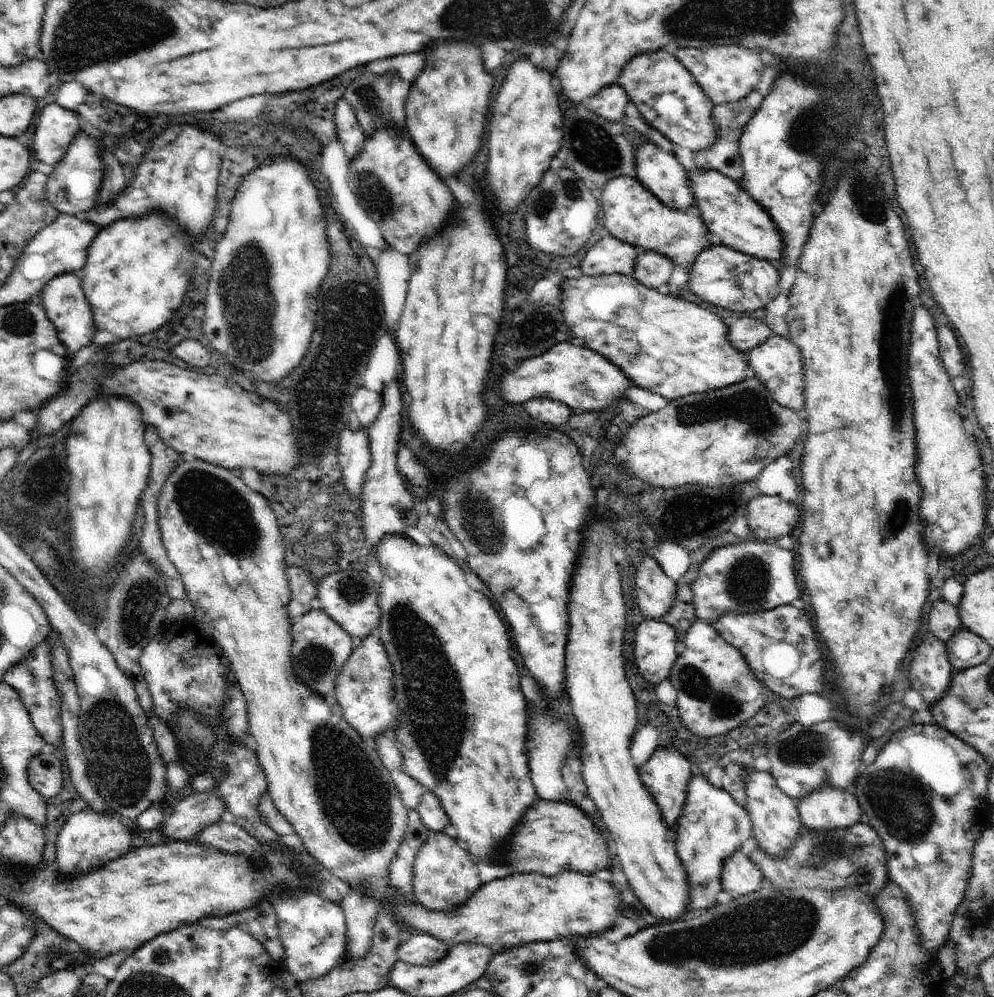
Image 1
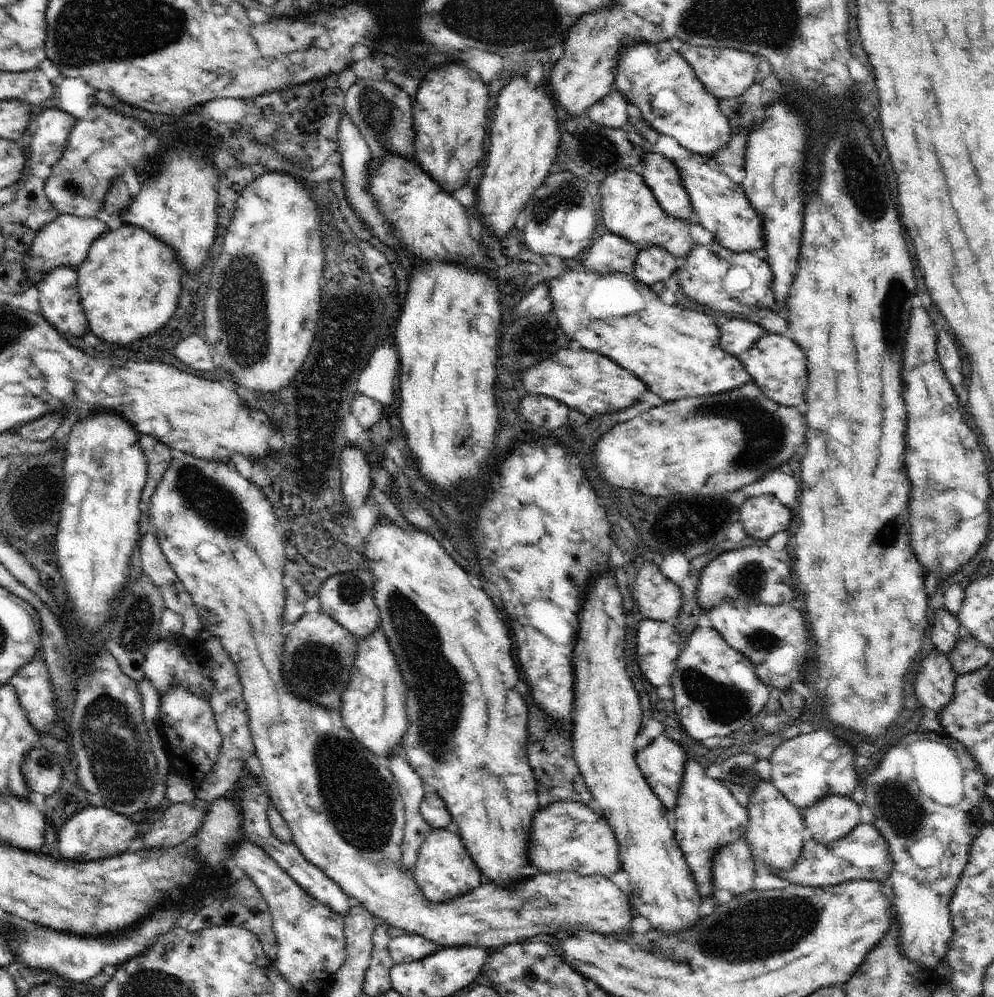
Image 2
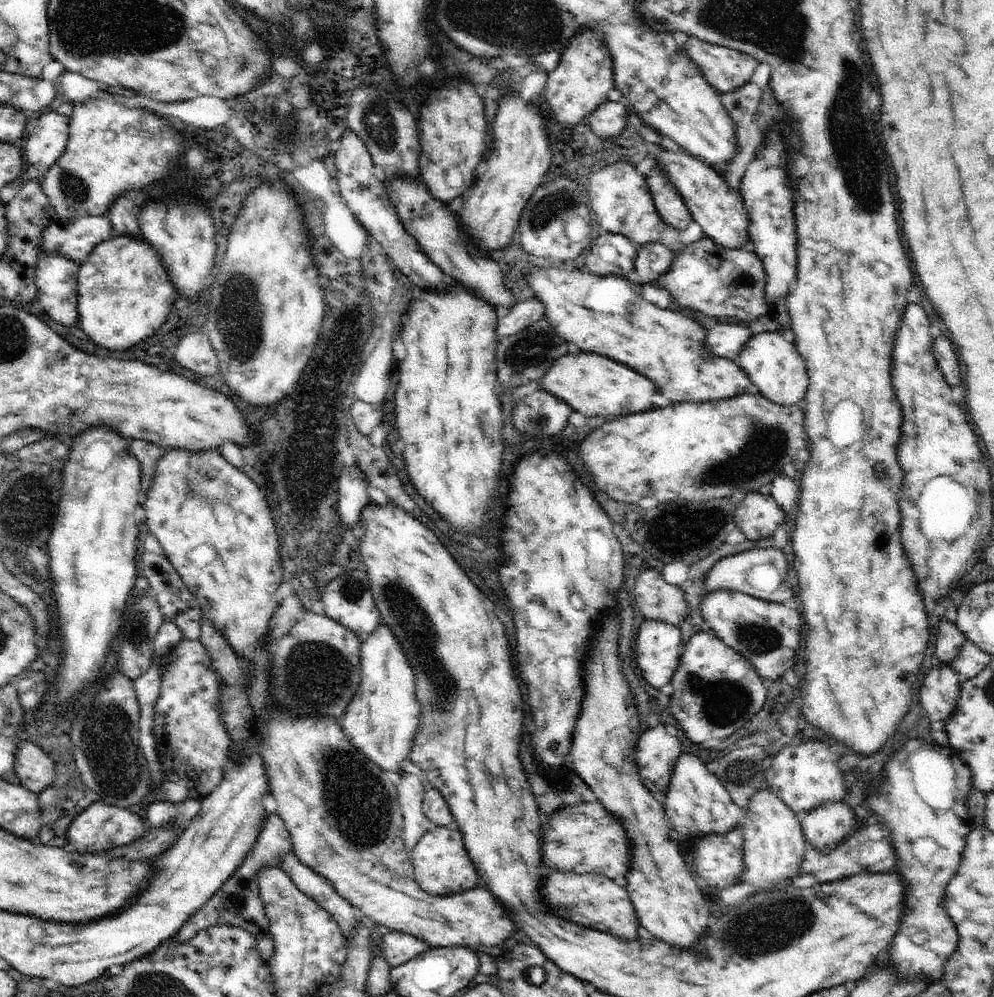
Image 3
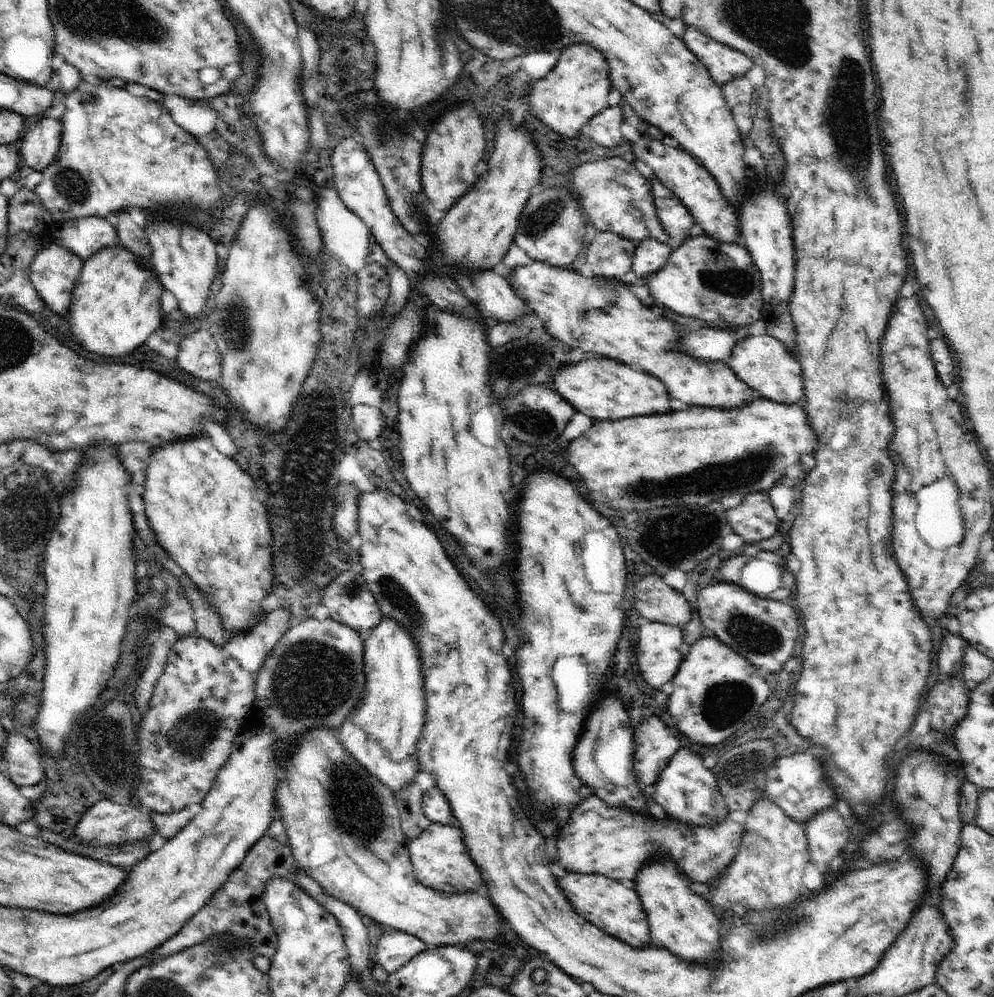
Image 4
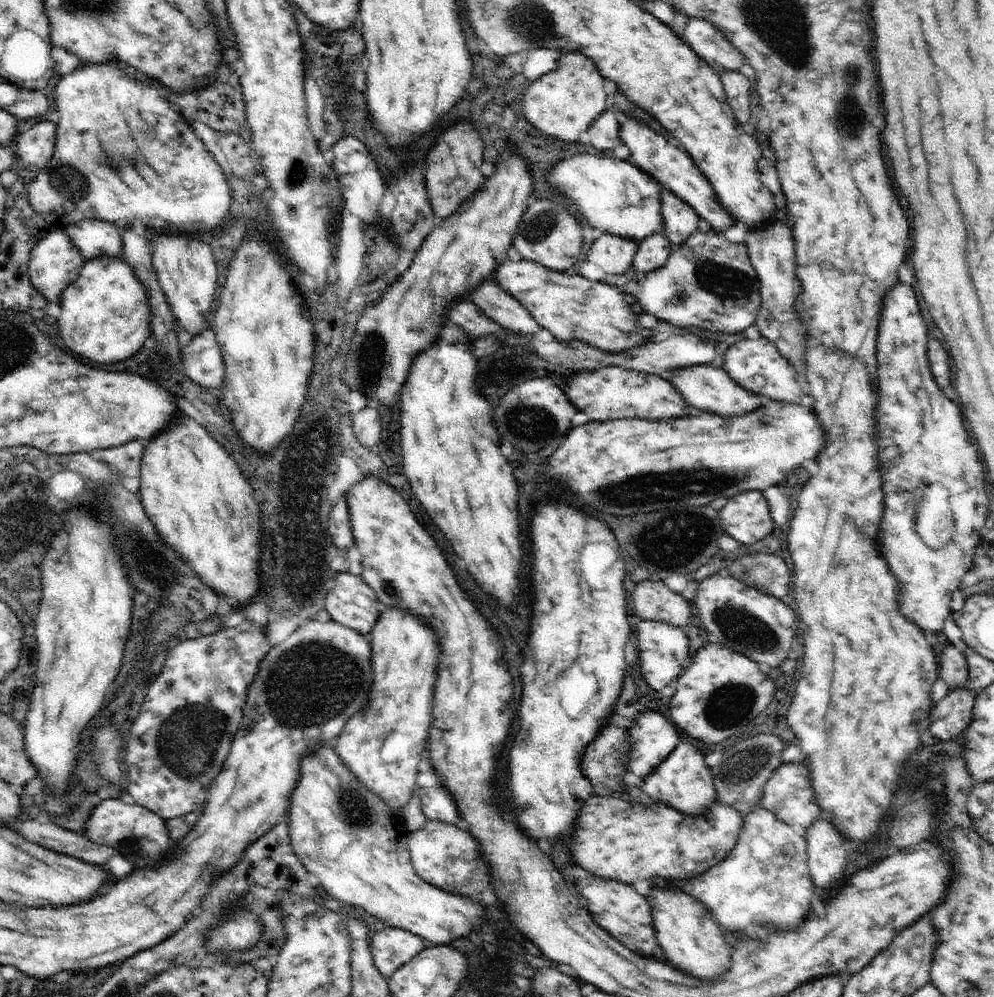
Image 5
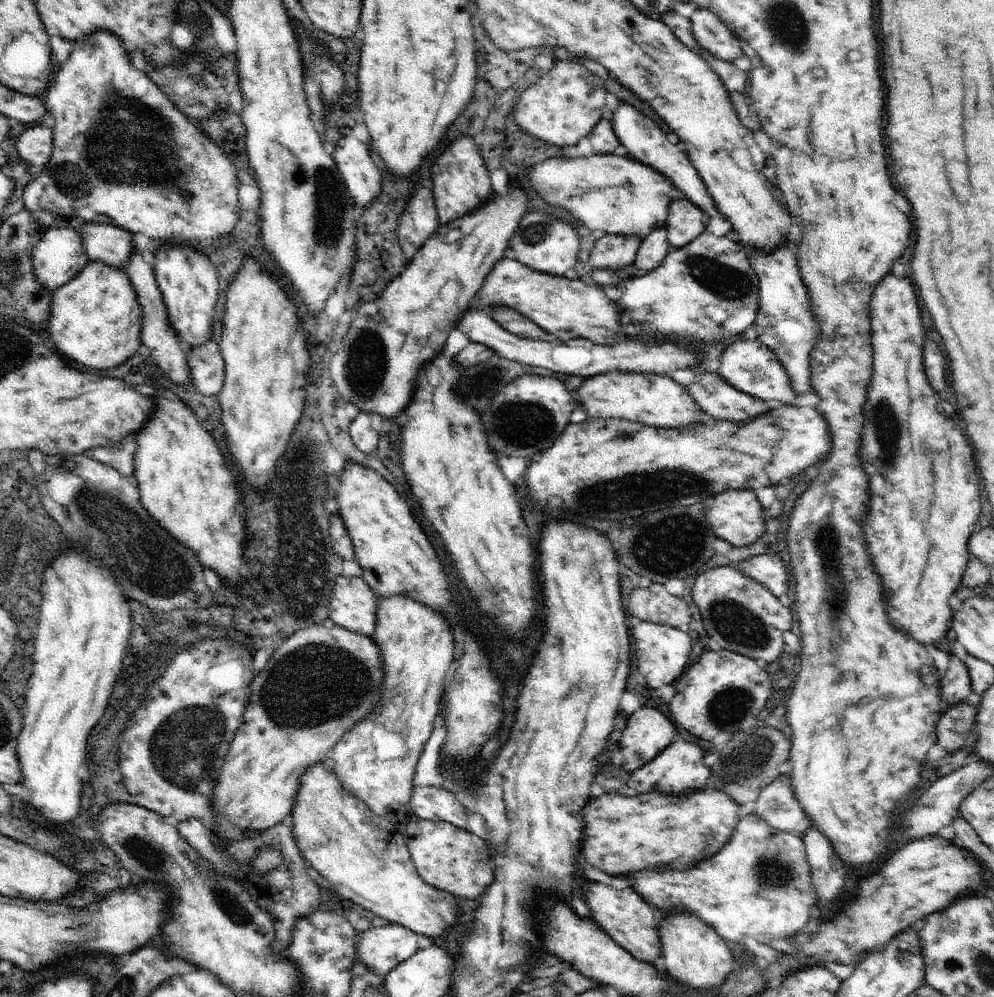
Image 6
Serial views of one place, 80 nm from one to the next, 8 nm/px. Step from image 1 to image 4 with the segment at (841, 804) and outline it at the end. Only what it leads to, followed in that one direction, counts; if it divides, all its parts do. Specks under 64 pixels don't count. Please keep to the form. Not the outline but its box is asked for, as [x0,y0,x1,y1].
[805,808,850,875]

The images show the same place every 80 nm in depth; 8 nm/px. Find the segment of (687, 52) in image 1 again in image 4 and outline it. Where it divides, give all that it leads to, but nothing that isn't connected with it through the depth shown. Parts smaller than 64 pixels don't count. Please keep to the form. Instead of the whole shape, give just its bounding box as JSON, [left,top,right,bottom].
[681,28,754,87]

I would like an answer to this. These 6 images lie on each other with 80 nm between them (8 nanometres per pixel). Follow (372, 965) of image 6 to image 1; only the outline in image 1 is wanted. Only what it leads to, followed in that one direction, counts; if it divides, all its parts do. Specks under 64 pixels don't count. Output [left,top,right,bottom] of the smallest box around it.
[398,932,452,966]

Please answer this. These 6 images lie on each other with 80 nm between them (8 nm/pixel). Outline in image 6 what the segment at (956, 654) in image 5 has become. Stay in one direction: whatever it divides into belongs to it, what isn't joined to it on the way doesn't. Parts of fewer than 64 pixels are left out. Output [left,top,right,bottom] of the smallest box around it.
[940,653,972,709]

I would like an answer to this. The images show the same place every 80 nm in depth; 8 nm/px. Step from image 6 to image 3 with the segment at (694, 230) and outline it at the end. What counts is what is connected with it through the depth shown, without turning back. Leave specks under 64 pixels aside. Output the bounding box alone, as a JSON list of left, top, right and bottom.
[645,163,693,230]

